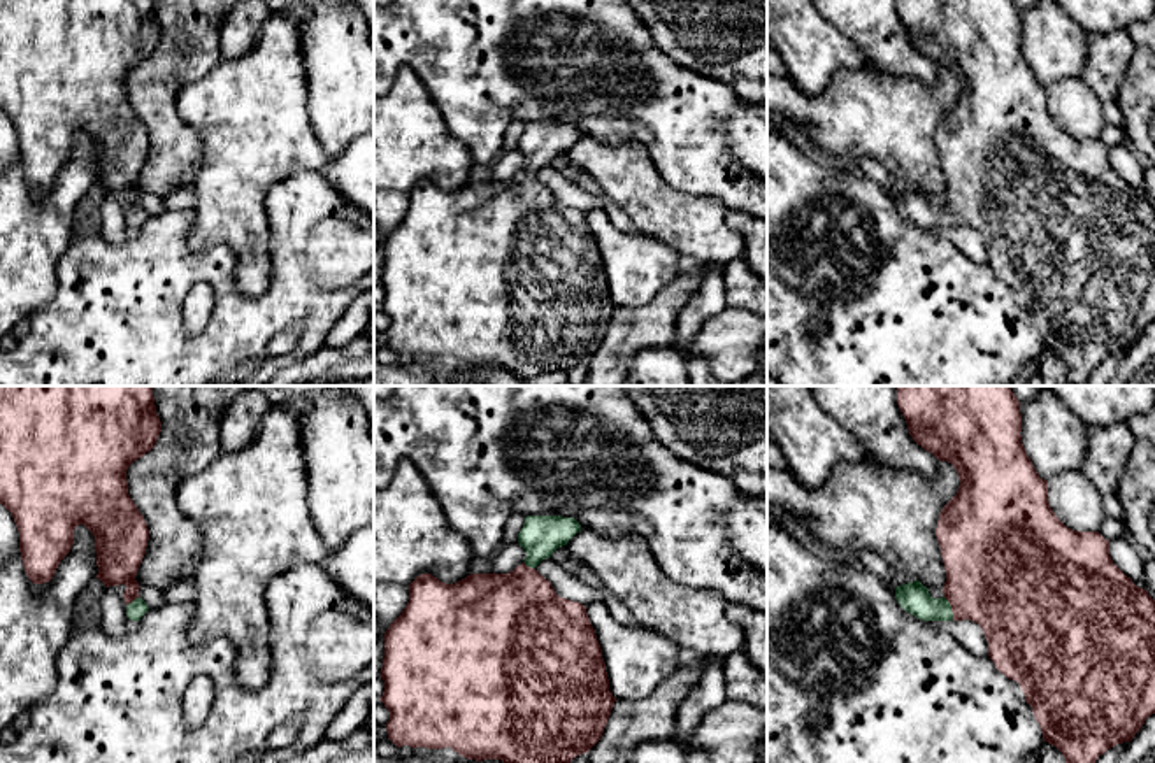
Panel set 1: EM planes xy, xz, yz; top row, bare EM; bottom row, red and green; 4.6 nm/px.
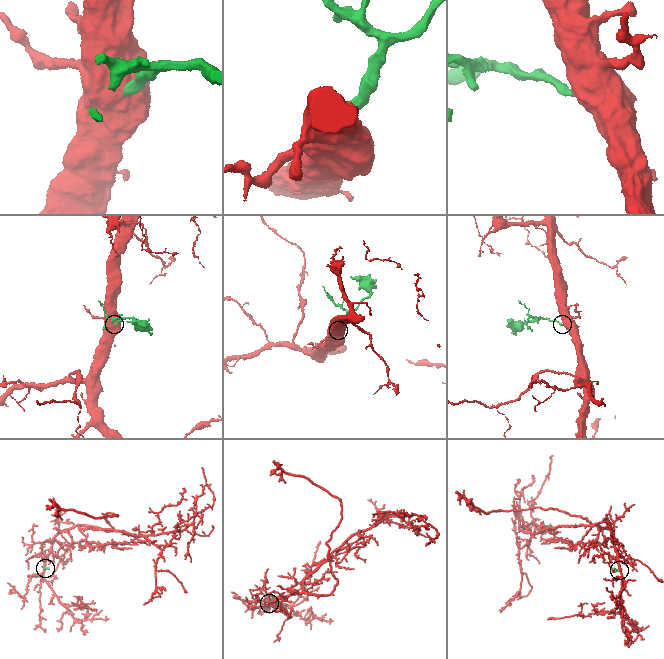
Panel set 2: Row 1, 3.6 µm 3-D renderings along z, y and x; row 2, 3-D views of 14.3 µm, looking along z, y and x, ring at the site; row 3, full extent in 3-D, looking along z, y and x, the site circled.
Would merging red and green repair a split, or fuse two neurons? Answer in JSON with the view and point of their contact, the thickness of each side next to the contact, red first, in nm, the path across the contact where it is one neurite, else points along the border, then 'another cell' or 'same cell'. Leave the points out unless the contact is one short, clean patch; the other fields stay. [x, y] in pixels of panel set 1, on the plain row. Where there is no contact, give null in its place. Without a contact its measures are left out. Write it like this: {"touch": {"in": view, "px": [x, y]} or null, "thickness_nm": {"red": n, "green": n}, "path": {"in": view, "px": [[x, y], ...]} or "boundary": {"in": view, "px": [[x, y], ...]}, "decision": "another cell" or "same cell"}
{"touch": {"in": "yz", "px": [952, 214]}, "thickness_nm": {"red": 460, "green": 140}, "path": {"in": "yz", "px": [[996, 183], [952, 214], [924, 214], [913, 204]]}, "decision": "same cell"}

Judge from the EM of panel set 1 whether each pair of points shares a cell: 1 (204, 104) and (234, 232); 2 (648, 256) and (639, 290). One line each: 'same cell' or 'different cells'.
1: same cell
2: same cell

